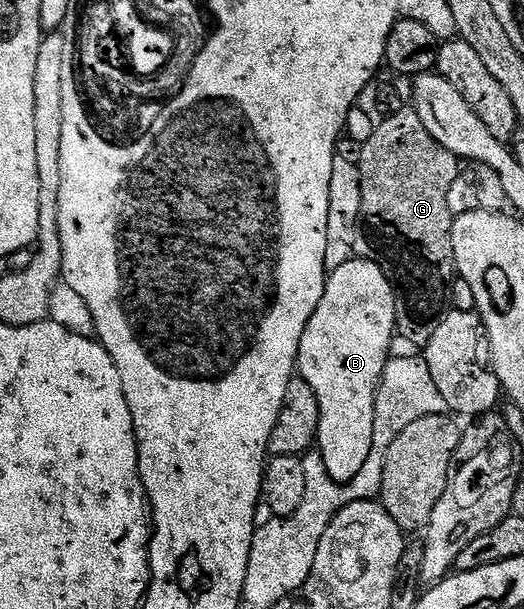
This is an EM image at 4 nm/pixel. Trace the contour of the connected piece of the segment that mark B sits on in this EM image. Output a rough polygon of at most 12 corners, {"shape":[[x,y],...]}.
{"shape":[[358,255],[329,273],[297,373],[344,485],[373,451],[396,286]]}

